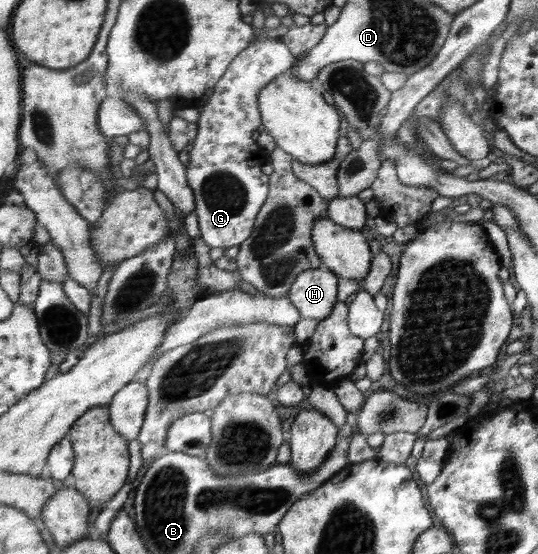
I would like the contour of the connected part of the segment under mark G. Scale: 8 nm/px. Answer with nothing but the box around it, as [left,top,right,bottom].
[186,38,297,248]

